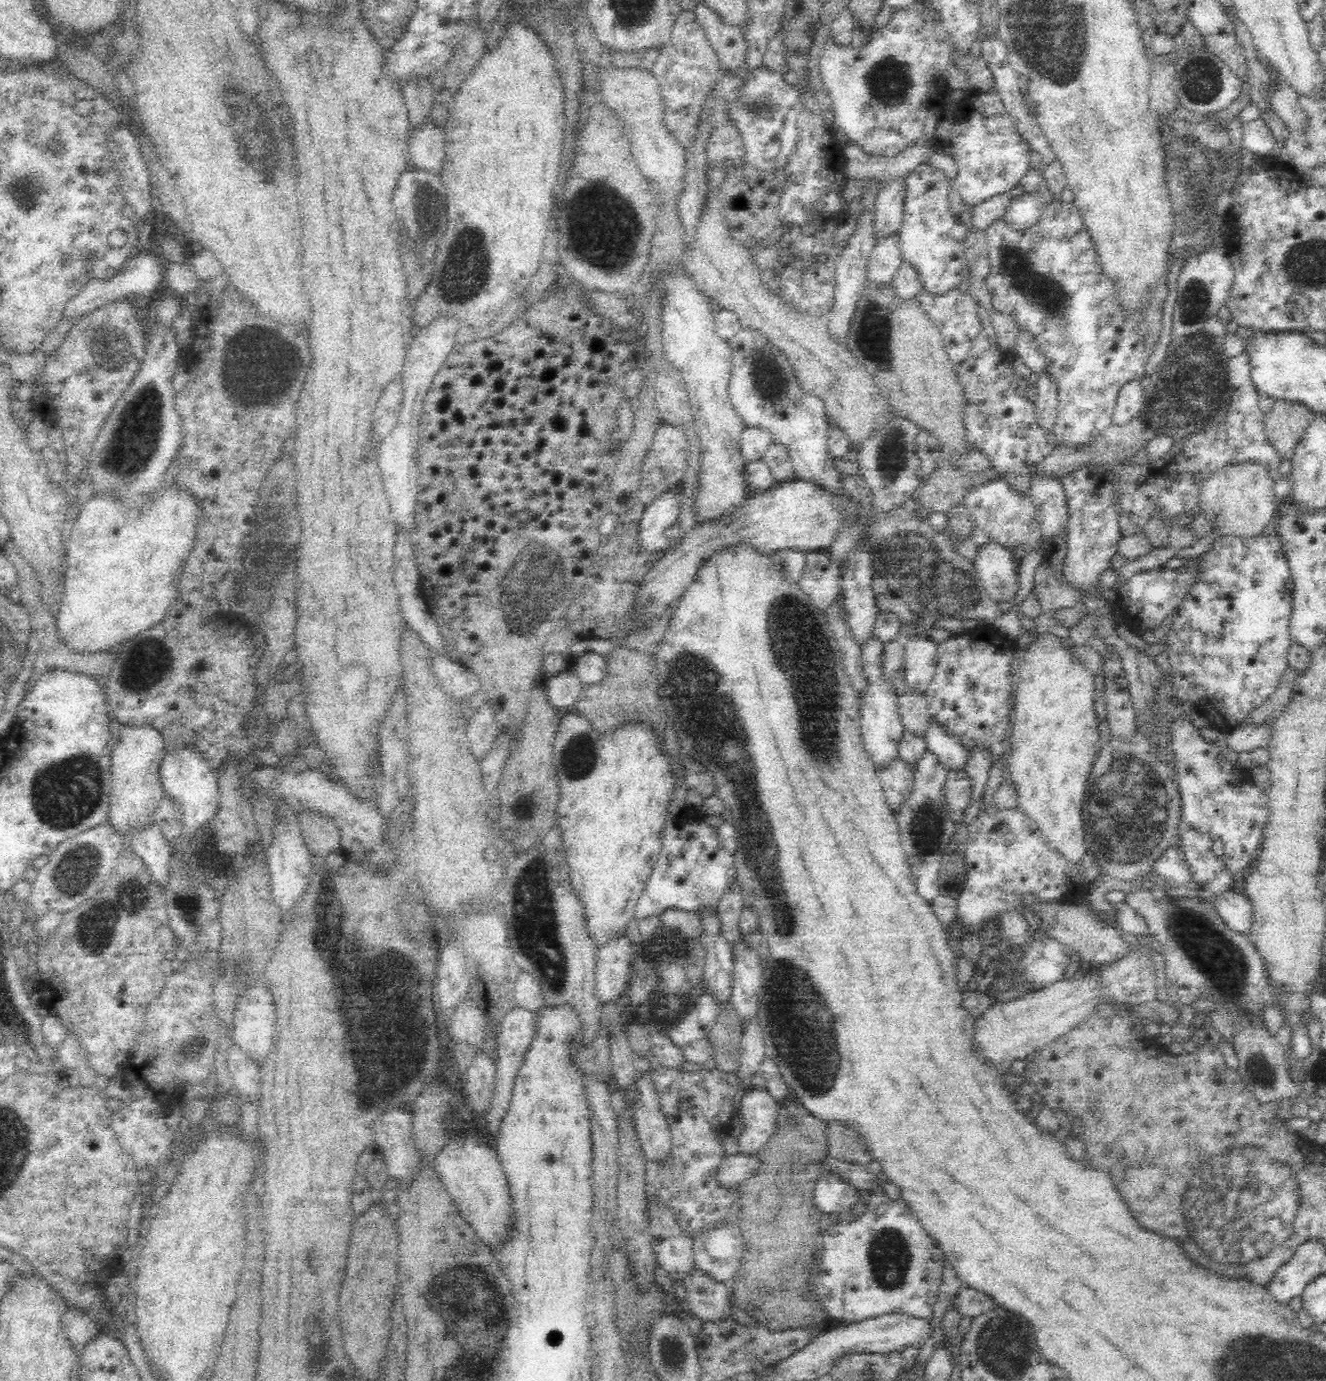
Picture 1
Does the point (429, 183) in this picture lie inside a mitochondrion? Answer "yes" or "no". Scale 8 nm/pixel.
no

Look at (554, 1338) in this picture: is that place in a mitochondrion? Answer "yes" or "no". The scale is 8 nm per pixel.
no

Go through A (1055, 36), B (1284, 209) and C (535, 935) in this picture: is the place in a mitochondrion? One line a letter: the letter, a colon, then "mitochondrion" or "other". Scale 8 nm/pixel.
A: mitochondrion
B: other
C: mitochondrion

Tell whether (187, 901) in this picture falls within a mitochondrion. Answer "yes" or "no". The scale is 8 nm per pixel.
yes

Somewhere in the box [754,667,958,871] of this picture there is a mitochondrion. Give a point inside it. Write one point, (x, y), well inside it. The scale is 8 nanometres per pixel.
(926, 826)

